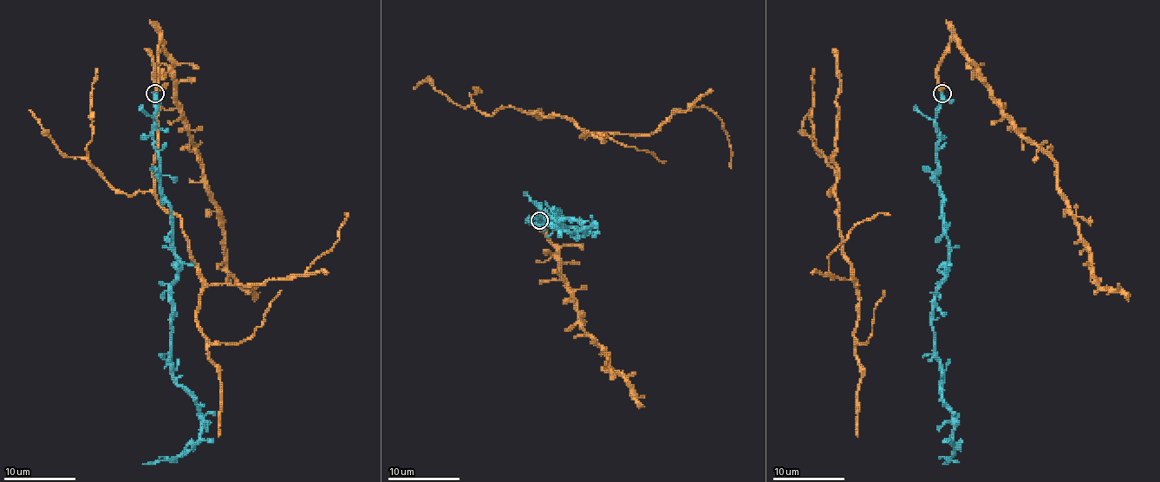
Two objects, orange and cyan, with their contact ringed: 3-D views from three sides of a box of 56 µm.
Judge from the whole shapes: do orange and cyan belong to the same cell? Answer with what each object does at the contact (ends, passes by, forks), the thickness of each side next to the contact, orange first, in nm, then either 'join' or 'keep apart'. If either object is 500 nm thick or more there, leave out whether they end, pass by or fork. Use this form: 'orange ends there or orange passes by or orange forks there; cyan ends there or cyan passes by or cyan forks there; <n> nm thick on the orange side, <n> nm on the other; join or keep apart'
orange passes by; cyan passes by; 240 nm thick on the orange side, 340 nm on the other; join

